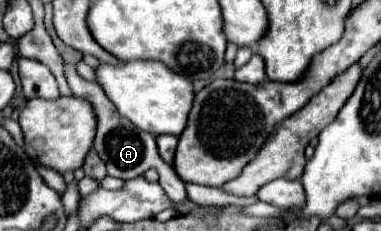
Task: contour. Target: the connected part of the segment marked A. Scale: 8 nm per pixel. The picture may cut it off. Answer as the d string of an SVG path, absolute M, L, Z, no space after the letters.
M65 65L65 77L67 83L73 91L75 97L83 97L89 99L91 105L95 107L97 113L97 127L99 133L95 135L95 151L99 153L99 157L103 159L103 163L107 165L107 175L119 177L119 179L131 179L137 175L143 175L149 167L155 167L159 171L159 185L165 189L167 197L173 203L183 203L187 201L187 191L185 191L185 183L175 175L173 167L167 165L159 153L157 153L157 145L155 145L155 137L149 135L147 131L141 131L139 127L133 127L133 123L129 123L129 119L123 119L121 115L117 115L117 109L113 107L113 103L109 103L107 95L103 93L103 89L97 83L89 83L85 79L81 79L75 71L75 65Z

